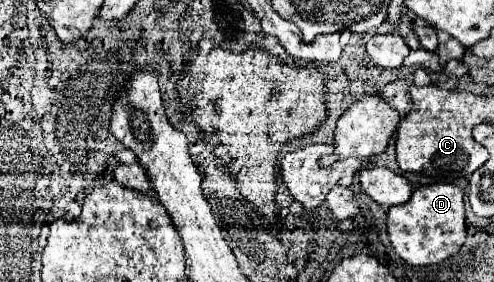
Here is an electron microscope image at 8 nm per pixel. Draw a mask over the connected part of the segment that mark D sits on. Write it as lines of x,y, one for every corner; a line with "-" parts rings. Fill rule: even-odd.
456,184
420,186
406,204
388,210
388,236
394,250
412,266
430,266
448,260
462,248
466,238
462,188

